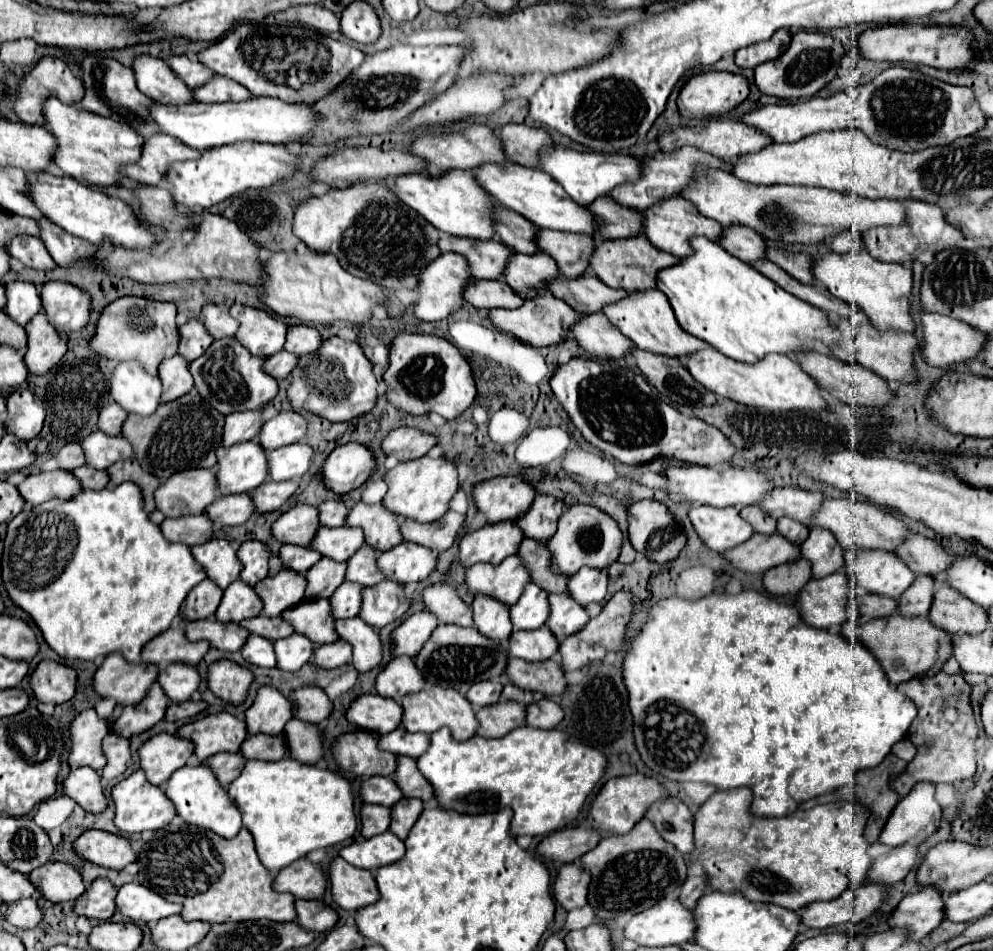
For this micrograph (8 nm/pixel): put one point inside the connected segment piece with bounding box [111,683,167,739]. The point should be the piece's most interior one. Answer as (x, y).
(135, 719)

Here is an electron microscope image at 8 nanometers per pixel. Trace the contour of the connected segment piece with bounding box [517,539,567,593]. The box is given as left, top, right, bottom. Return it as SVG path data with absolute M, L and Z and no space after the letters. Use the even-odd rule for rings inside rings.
M523 539L517 549L517 555L525 563L531 575L531 583L535 583L547 593L565 593L567 577L555 575L551 571L551 555L547 555L547 549L543 543L533 539Z

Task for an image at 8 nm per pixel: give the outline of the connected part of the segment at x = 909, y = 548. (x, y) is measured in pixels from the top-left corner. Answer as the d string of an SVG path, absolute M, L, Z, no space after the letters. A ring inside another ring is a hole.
M907 535L907 539L895 549L895 555L903 559L911 571L919 571L923 575L933 575L935 571L943 571L951 563L951 555L945 553L941 545L923 535Z

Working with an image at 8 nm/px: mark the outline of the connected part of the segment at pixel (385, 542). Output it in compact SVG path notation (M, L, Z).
M357 503L349 511L345 527L359 527L365 535L365 543L375 551L389 551L403 541L403 537L399 535L399 517L387 513L381 503Z

